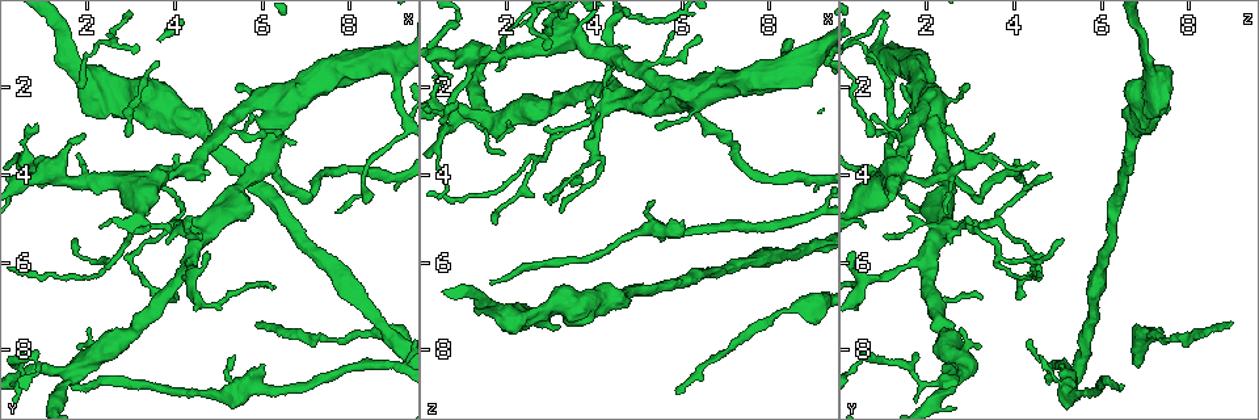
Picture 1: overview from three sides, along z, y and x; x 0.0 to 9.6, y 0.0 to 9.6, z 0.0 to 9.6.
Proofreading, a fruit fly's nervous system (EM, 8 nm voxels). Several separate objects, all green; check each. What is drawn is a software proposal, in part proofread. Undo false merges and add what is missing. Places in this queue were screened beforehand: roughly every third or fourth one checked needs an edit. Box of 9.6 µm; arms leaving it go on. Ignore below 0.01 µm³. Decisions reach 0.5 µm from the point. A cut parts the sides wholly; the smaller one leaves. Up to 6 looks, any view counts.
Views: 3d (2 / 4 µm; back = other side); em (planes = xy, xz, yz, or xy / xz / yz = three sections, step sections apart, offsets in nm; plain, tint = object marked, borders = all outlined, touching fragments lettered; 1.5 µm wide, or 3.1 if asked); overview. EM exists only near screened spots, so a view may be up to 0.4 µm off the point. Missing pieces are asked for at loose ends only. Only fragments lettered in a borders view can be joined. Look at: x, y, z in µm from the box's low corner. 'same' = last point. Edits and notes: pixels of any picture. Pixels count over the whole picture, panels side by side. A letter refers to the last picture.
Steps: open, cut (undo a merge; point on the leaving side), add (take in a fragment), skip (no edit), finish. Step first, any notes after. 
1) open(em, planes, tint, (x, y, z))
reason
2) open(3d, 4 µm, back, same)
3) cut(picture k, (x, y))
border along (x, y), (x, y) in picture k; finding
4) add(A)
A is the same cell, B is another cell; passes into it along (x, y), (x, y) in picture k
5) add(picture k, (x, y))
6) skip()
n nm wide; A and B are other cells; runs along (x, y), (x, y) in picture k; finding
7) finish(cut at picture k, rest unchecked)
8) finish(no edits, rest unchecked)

open(em, planes, borders, (5.85, 7.30, 8.95))
thin end

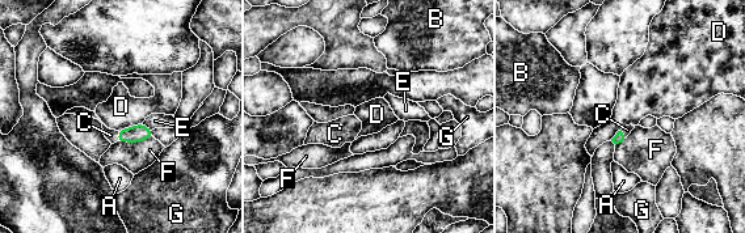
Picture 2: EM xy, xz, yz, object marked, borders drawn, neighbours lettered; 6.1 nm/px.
add(picture 2, (110, 135))
C is the same cell, A, B, D, E, F and G are other cells; passes into it along (139, 132), (117, 136), (110, 135) in picture 2; it goes on there

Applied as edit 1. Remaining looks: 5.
open(3d, 4 µm, (1.30, 3.95, 1.35))
side arm on a straight run

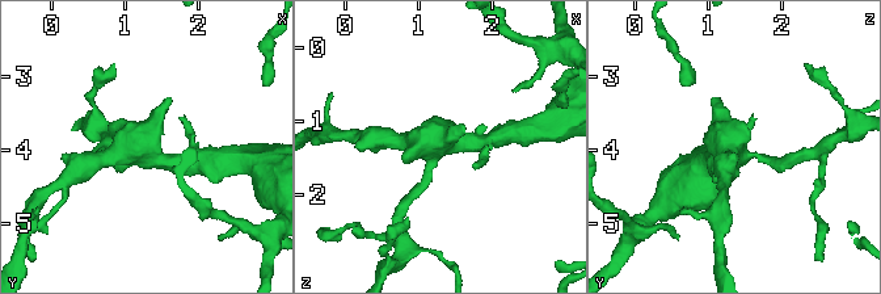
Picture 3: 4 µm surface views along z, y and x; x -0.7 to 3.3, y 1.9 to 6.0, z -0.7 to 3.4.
open(em, planes, borders, (1.25, 4.05, 1.30))
shape alone is not enough

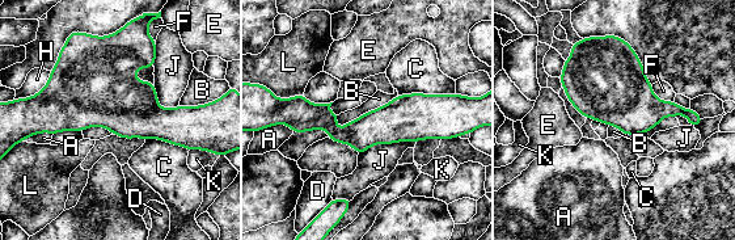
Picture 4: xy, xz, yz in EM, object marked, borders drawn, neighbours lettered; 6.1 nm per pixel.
skip()
220 nm wide; A, B, C, D, E, F, H, J, K and L are other cells; one neuron here

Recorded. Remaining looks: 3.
open(3d, 2 µm, (3.30, 4.00, 4.85))
thin end

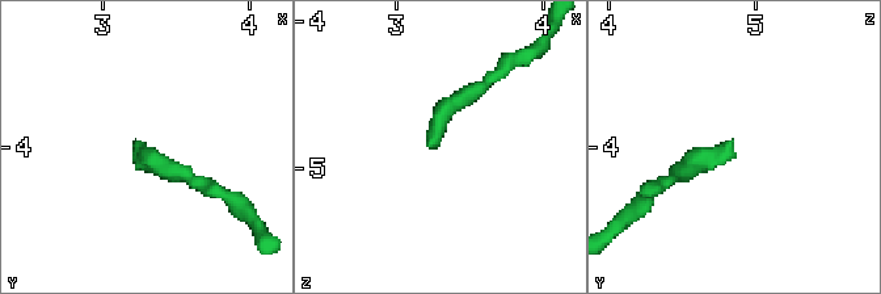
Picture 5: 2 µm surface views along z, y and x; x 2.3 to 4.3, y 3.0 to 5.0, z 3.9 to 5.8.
open(em, yz, step 8, tint, (3.22, 3.94, 4.82))
now the EM

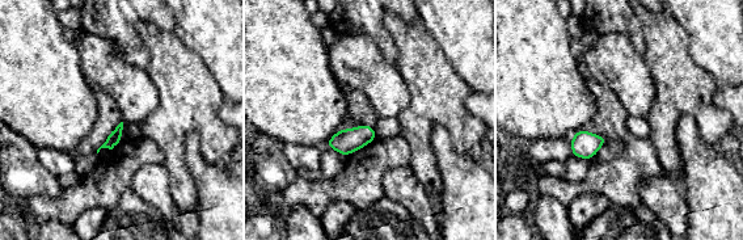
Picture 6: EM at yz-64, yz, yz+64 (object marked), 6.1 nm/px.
open(em, planes, borders, same)
another direction

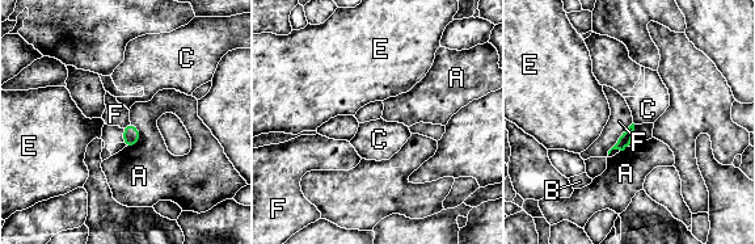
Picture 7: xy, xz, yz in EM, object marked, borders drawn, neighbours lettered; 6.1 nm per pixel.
skip()
F touches over 260 nm; A, B, C, E and F are other cells; border along (632, 122), (607, 154) in picture 7; no lettered fragment goes on from it

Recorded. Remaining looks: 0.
finish(add at picture 2, rest unchecked)

